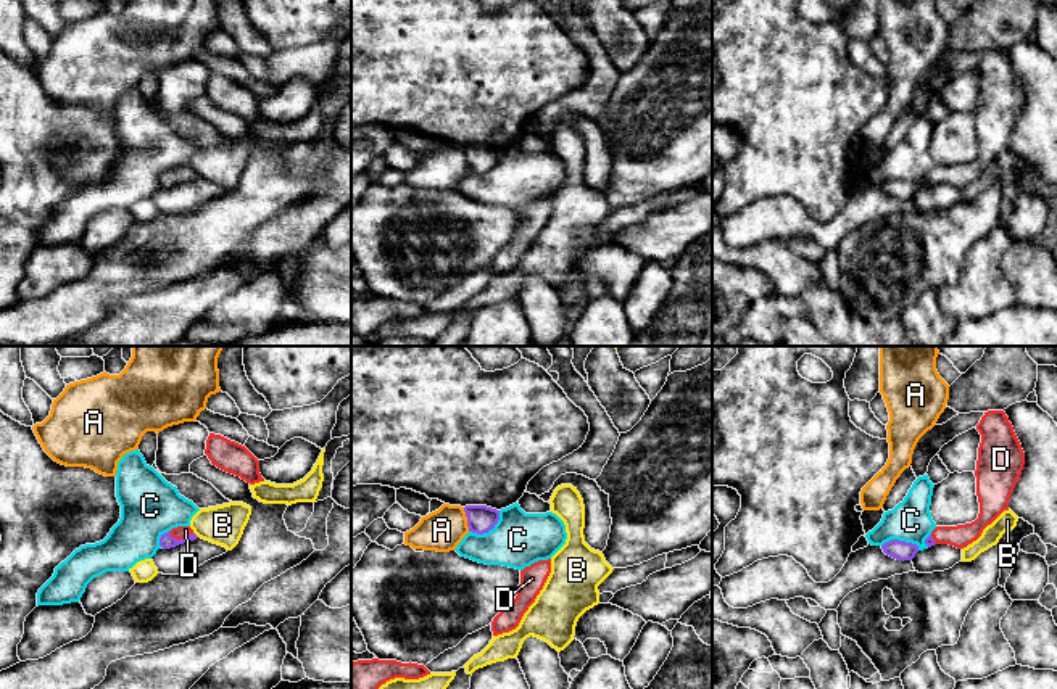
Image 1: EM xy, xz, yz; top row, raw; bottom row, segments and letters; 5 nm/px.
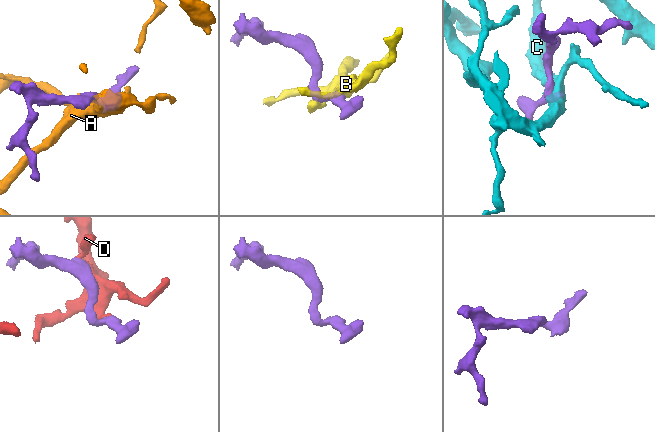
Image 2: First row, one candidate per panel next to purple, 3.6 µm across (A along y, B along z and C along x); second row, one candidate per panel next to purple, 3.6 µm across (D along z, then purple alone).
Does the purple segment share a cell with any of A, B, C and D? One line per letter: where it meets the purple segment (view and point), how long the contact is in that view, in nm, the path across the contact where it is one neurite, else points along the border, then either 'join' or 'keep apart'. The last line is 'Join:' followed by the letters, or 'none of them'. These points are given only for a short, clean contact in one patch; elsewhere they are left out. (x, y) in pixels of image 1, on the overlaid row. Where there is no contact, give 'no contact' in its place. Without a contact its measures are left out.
A: meets purple in xz at (468, 519); contact 120 nm long; keep apart
B: meets purple in xy at (195, 535); contact 40 nm long; keep apart
C: meets purple in xz at (489, 530); contact 190 nm long; keep apart
D: meets purple in xy at (181, 540); contact 140 nm long; runs through xy (166, 541), (181, 540), (181, 532); join
Join: D

